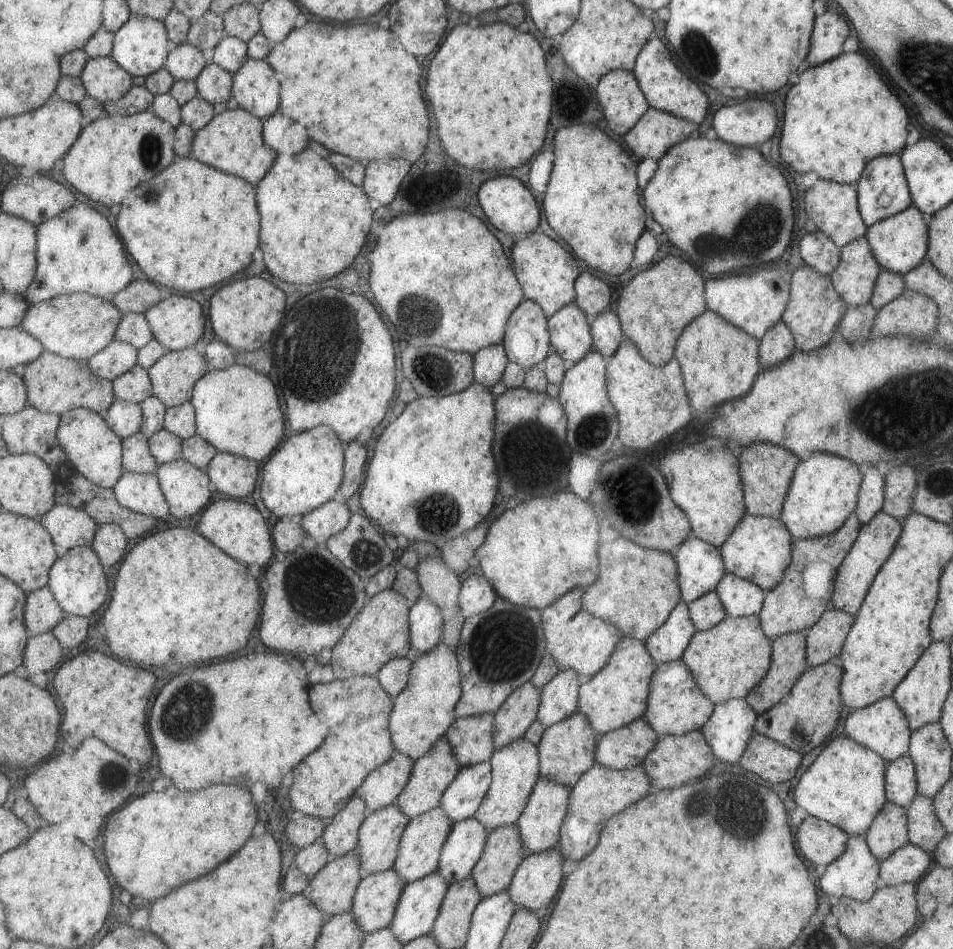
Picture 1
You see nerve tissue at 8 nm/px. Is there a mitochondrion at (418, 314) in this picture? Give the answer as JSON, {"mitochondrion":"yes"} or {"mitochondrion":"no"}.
{"mitochondrion":"yes"}

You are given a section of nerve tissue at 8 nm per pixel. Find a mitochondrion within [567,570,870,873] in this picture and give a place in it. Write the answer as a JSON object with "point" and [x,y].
{"point":[739,803]}

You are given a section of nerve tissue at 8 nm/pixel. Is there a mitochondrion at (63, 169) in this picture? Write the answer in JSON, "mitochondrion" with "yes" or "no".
{"mitochondrion":"no"}

